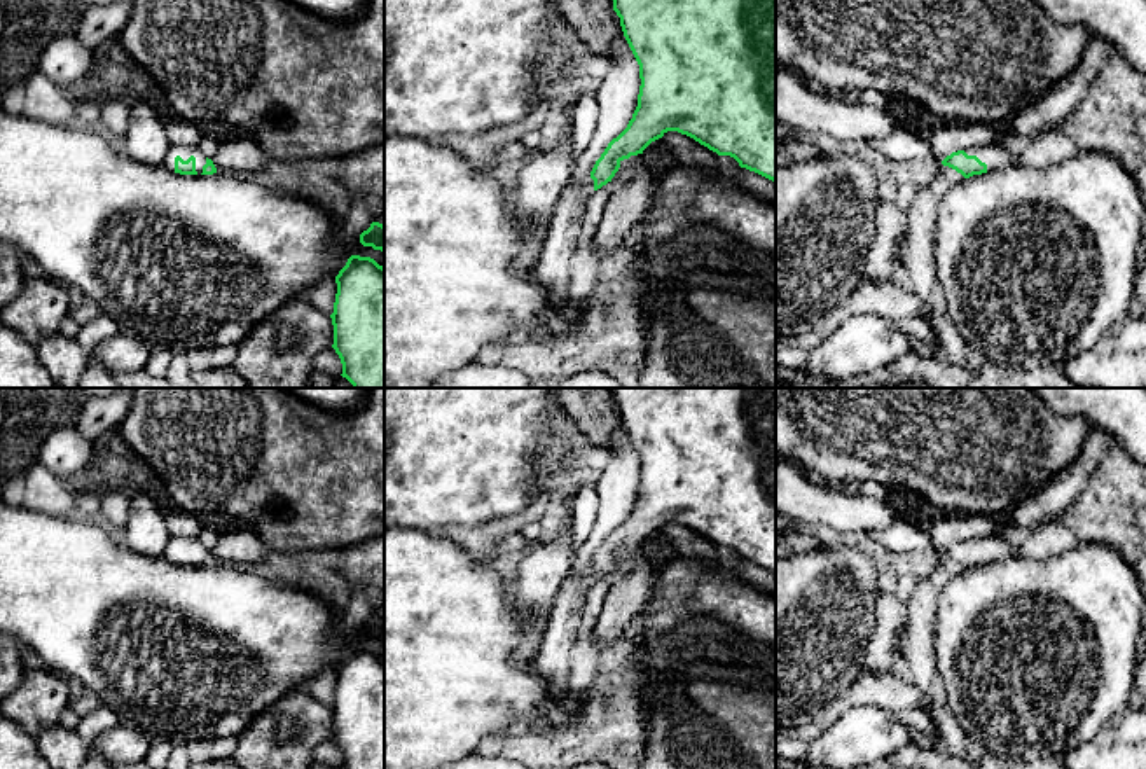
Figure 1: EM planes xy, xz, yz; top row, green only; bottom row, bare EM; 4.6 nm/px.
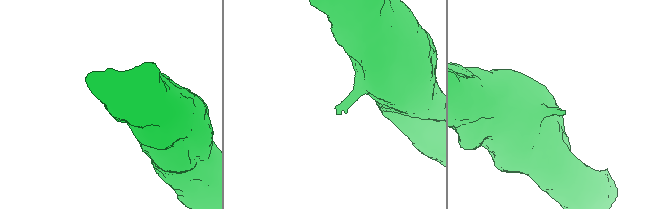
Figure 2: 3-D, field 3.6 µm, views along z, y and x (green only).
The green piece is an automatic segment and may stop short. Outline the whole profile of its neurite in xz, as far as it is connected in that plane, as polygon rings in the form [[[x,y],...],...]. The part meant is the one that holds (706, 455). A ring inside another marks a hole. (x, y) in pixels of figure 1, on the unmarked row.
[[[611,388],[624,428],[639,456],[638,498],[627,519],[613,530],[596,552],[590,572],[566,578],[554,601],[540,640],[535,671],[550,692],[570,689],[573,641],[580,631],[590,587],[611,573],[624,551],[643,542],[667,523],[678,523],[716,544],[734,549],[741,559],[776,573],[776,388]]]

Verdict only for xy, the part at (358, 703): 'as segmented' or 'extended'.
as segmented

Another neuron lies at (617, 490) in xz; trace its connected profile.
[[[618,425],[608,449],[608,465],[596,484],[597,514],[587,540],[575,549],[570,578],[582,578],[590,572],[590,563],[608,535],[617,530],[632,510],[639,486],[639,456],[624,428]]]

